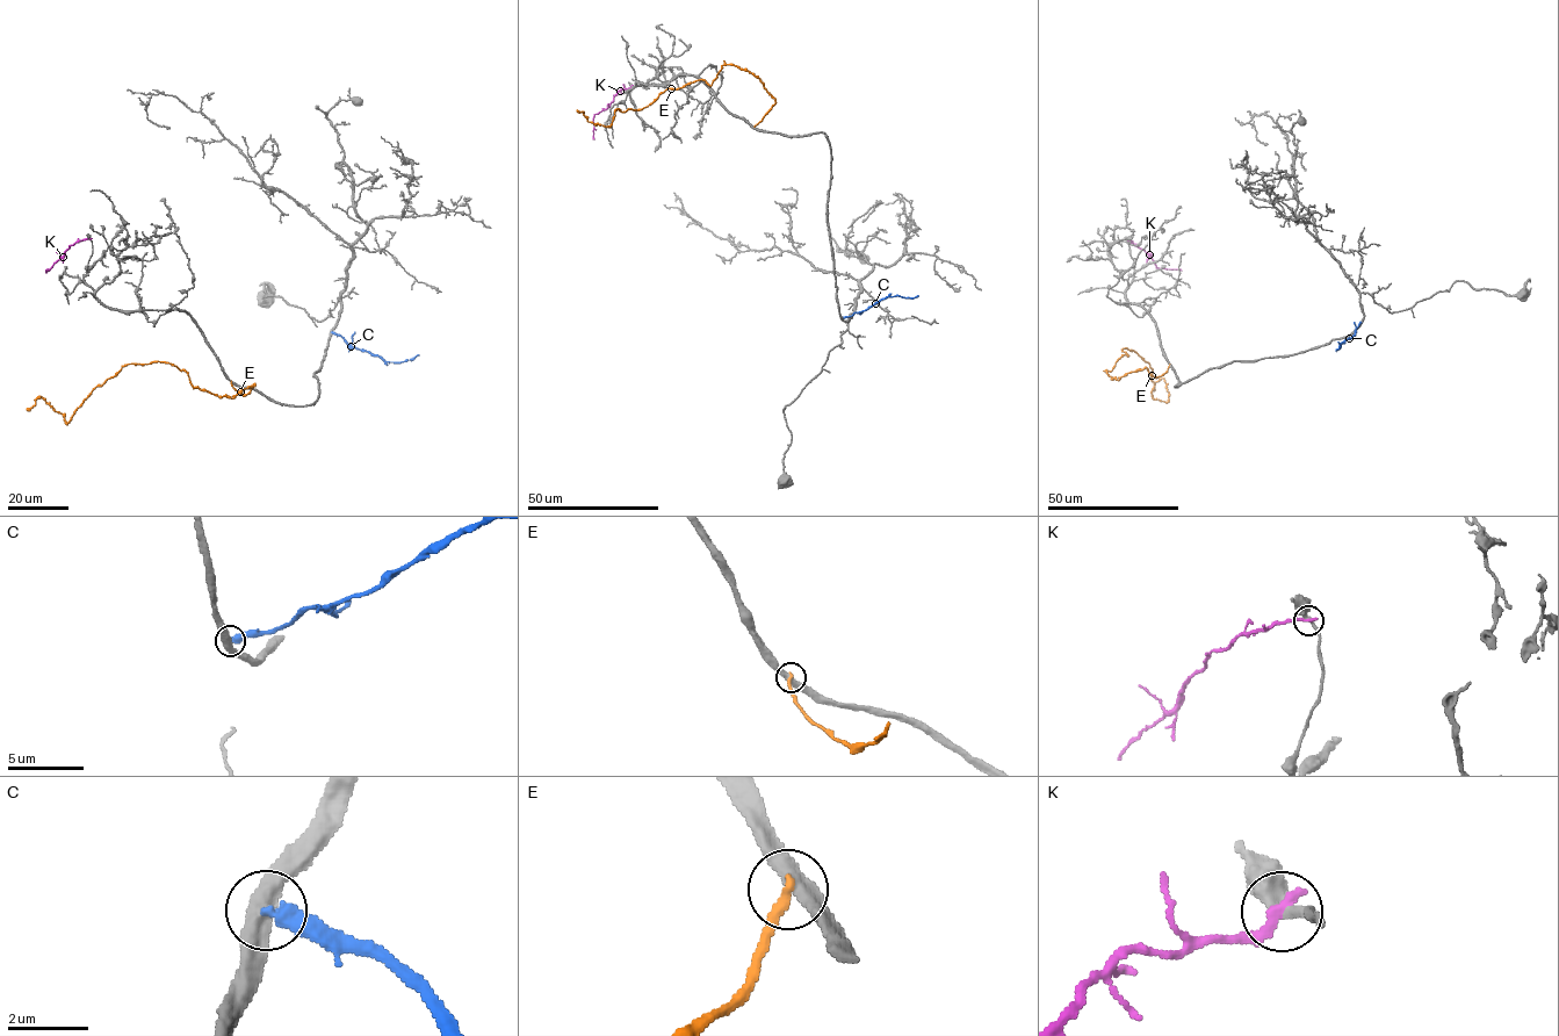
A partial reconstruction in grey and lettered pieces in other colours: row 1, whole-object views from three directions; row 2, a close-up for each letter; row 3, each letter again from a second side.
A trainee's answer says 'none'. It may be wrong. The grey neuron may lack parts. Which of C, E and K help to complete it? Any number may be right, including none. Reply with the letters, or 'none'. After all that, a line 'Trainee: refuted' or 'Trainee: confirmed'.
none
Trainee: confirmed

